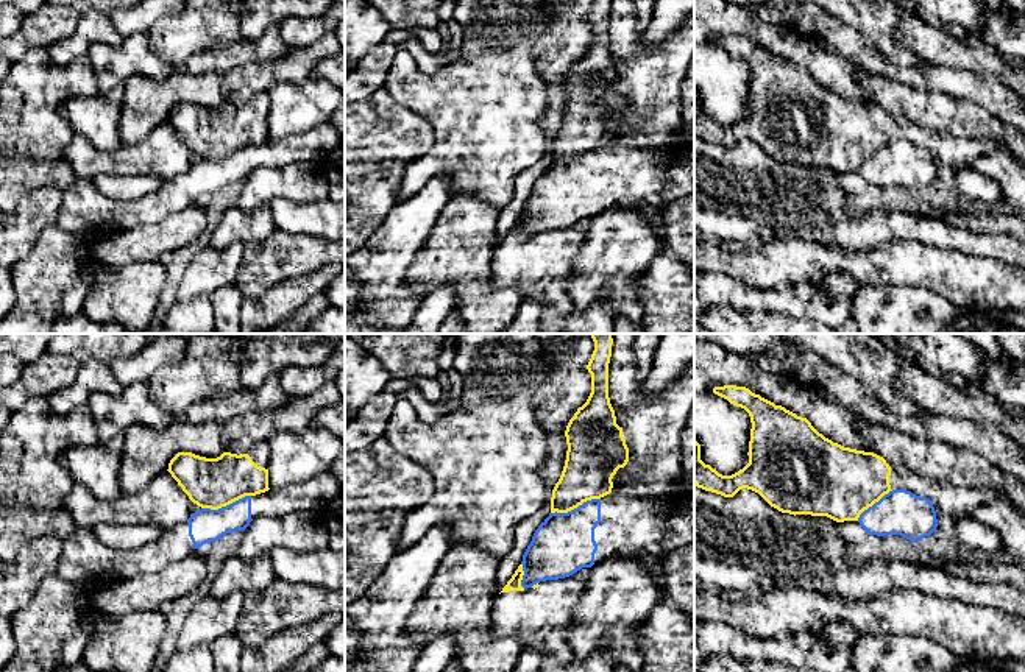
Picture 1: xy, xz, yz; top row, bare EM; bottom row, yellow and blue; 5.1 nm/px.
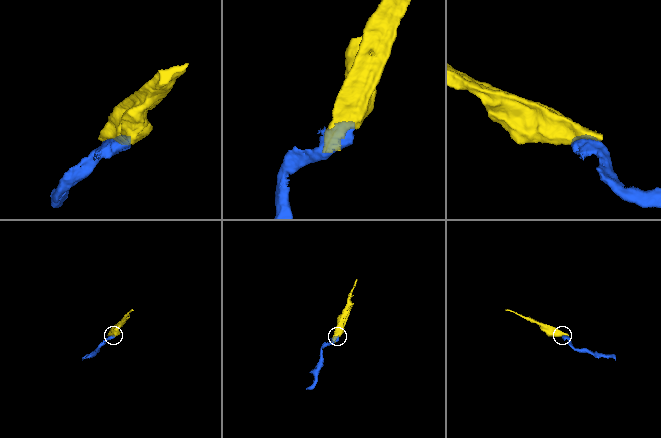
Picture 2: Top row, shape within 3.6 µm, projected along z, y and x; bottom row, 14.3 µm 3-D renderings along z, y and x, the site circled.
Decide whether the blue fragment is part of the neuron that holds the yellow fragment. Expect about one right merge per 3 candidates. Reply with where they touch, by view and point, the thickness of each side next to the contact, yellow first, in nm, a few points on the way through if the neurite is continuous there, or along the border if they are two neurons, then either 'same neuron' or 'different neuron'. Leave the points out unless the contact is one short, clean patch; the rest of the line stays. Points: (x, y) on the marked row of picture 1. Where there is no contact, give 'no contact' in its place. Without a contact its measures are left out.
meets yellow in xy at (225, 505); 260 nm thick on the yellow side, 170 nm on the other; different neuron

